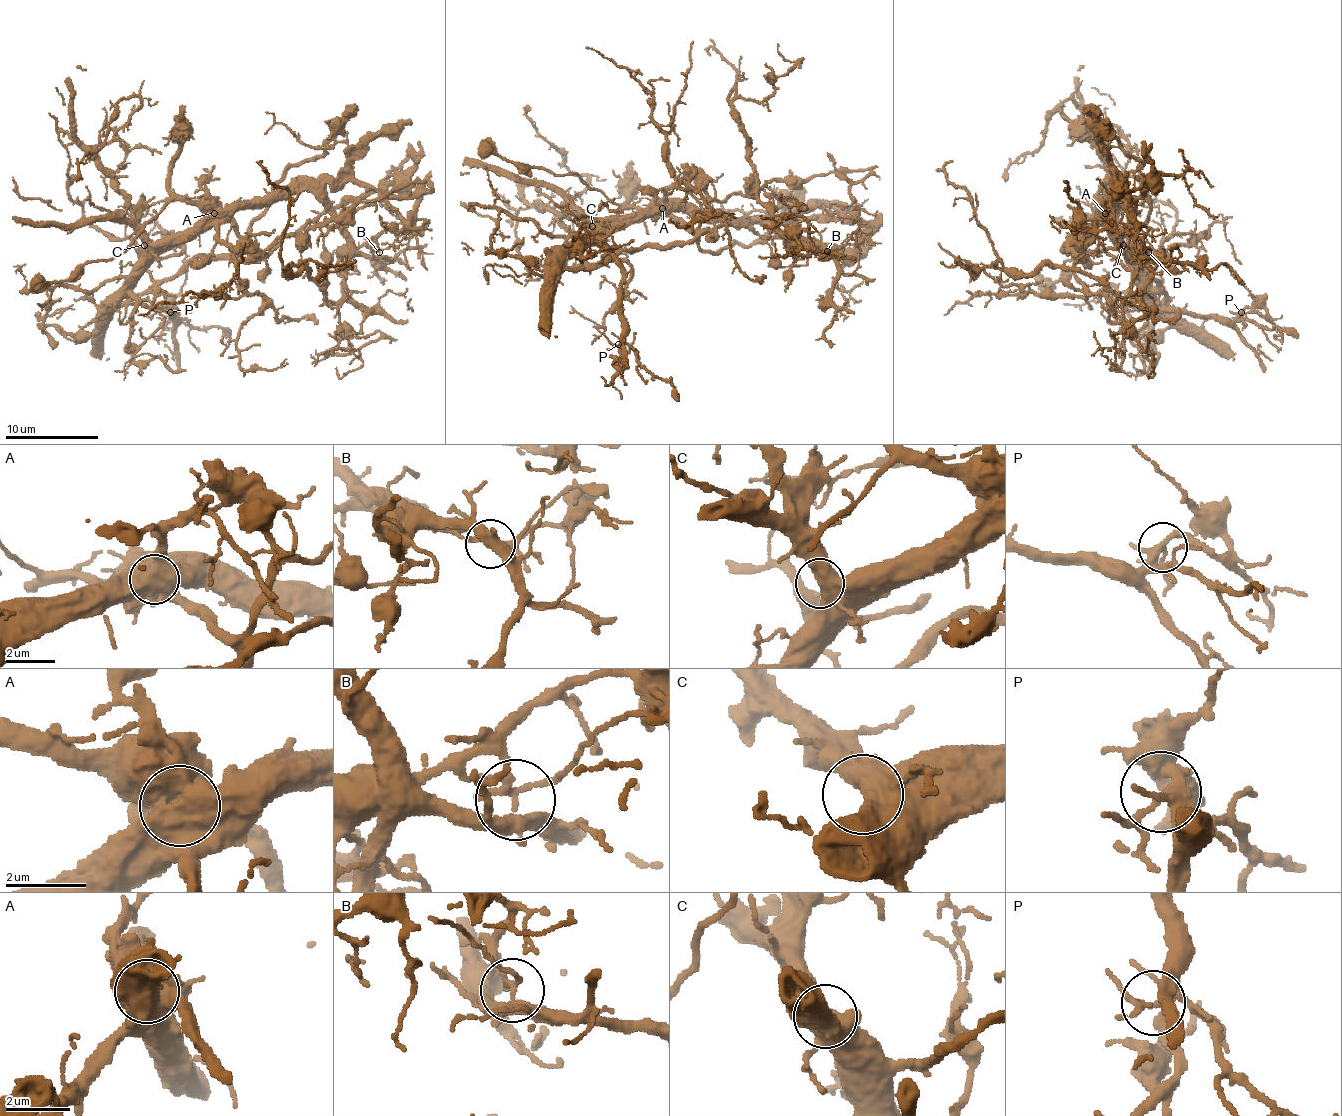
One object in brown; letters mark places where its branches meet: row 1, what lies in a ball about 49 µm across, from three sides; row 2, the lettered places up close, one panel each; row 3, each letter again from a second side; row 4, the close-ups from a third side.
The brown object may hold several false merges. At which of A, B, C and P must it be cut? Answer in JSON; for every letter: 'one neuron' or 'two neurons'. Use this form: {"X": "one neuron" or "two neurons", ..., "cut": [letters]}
{"A": "two neurons", "B": "two neurons", "C": "one neuron", "P": "one neuron", "cut": ["A", "B"]}

